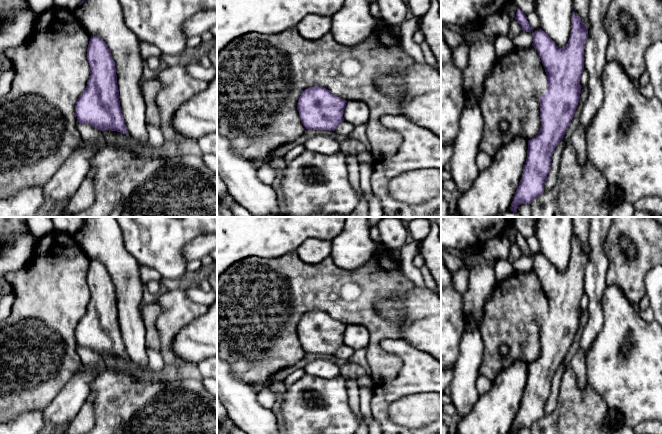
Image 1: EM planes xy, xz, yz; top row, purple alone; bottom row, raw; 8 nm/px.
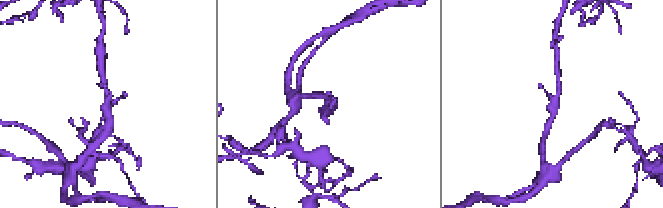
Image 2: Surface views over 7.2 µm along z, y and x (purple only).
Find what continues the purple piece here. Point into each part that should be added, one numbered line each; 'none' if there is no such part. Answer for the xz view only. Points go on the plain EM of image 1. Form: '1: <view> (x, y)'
1: xz (345, 352)

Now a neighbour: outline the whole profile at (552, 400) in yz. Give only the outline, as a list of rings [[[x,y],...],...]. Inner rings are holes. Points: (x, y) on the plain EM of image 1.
[[[562,363],[556,370],[553,375],[551,381],[551,390],[549,397],[547,399],[547,403],[544,408],[544,415],[548,415],[552,413],[557,405],[558,397],[559,397],[559,390],[561,386],[561,379],[565,372],[566,367]]]

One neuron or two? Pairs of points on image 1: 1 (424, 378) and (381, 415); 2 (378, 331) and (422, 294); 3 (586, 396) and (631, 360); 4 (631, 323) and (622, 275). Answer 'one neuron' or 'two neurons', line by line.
1: one neuron
2: two neurons
3: two neurons
4: two neurons

